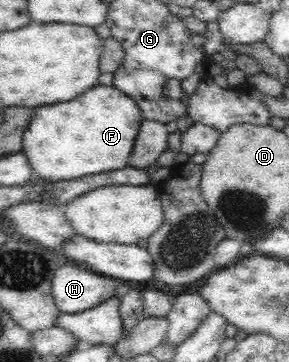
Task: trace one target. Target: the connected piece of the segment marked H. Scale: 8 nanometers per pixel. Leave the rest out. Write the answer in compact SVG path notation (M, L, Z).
M64 265L53 275L51 294L60 311L80 313L114 297L120 284L116 278L88 268Z

